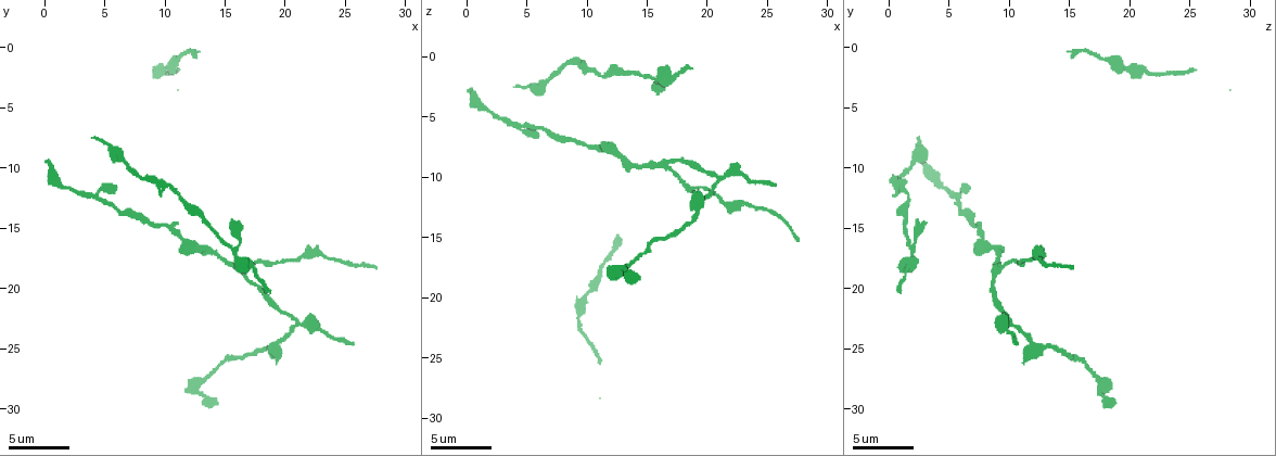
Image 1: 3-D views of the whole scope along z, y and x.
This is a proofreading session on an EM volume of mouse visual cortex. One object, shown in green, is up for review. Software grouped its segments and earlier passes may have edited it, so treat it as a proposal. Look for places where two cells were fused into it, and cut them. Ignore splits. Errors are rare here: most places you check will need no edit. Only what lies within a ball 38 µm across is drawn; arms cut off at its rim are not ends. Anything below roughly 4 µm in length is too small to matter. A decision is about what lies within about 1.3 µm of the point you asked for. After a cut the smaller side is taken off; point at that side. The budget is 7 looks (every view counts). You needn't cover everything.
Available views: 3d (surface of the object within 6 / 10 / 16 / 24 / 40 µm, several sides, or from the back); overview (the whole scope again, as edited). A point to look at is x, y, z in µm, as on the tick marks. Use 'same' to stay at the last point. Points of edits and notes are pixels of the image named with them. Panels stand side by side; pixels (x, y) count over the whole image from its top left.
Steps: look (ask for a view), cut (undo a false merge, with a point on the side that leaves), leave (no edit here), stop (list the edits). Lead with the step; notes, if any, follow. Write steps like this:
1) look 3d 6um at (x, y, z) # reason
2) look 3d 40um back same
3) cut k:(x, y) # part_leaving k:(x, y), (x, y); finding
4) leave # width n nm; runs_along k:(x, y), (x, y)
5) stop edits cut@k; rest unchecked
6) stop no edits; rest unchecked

look 3d 6um at (4.4, 12.0, 5.8) # three arms meet

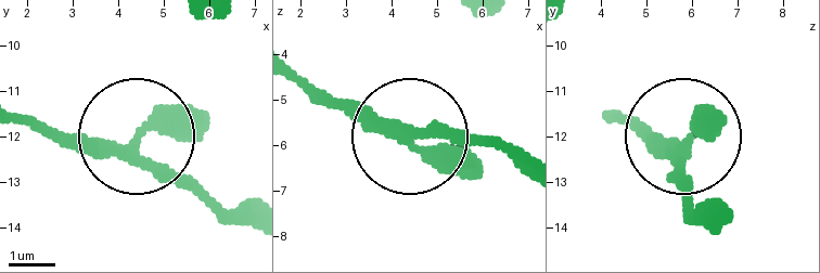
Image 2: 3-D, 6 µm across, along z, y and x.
leave # arms 3; runs_along 2:(485, 140), (372, 128), (306, 86); all the same cell

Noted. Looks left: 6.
look 3d 16um at (16.8, 18.6, 9.0) # a fork

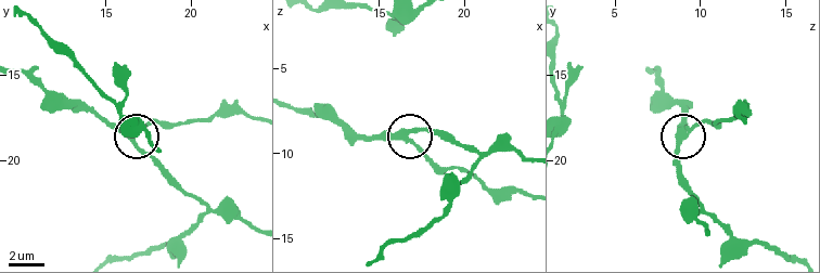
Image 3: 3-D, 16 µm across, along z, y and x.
look 3d 6um at (16.6, 18.5, 9.1)

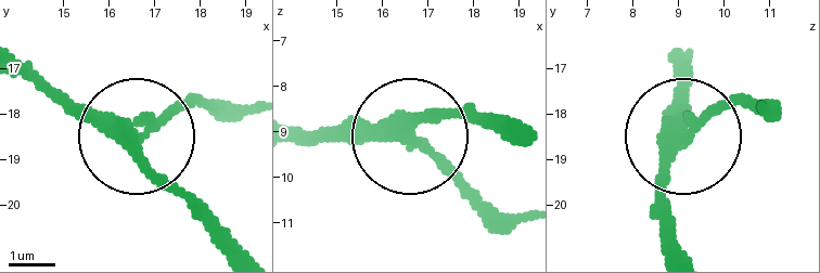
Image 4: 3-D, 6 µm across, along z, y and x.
leave # arms 3; runs_along 4:(22, 69), (138, 131), (216, 104); one cell here

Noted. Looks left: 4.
look 3d 10um at (21.2, 23.0, 10.0) # a fork

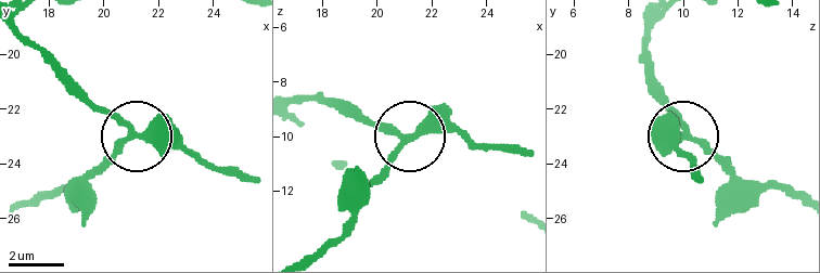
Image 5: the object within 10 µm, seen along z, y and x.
look 3d 10um back at (21.2, 22.9, 10.1)

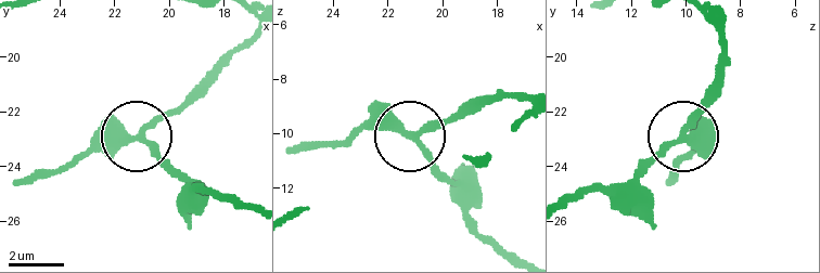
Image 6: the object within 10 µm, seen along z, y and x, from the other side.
leave # arms 3; runs_along 6:(527, 100), (478, 98), (408, 133), (373, 126), (333, 140); one cell here

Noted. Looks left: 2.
stop no edits; rest unchecked

